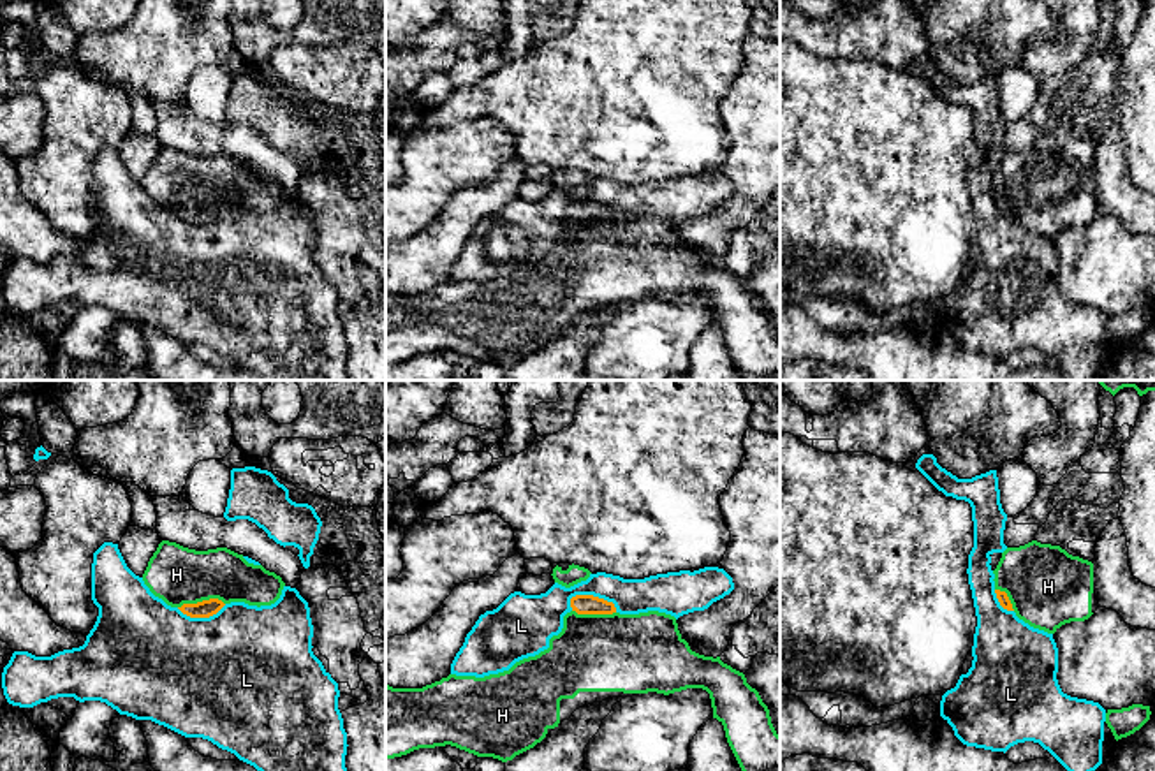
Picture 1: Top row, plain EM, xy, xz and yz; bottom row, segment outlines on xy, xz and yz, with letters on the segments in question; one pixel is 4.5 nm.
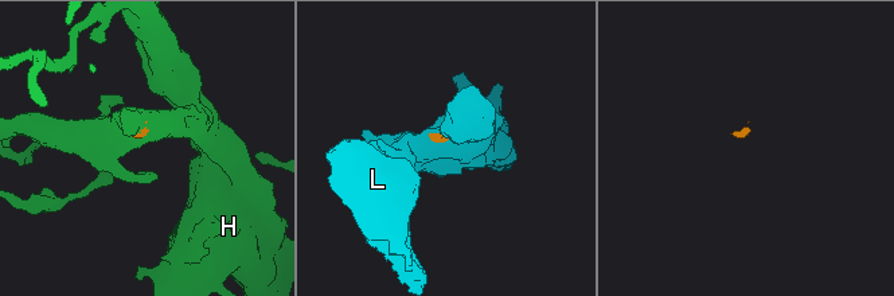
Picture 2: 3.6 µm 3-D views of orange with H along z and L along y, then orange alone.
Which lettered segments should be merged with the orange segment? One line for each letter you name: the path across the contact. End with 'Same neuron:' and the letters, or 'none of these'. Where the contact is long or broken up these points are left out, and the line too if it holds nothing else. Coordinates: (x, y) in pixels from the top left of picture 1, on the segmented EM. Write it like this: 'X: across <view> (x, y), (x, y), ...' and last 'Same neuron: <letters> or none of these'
H: across xy (206, 608), (203, 601), (176, 574)
Same neuron: H

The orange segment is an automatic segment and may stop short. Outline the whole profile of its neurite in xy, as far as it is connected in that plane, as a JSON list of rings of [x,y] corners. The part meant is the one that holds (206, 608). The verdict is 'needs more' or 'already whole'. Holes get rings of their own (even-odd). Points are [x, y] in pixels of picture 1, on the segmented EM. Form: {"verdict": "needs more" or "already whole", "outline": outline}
{"verdict": "needs more", "outline": [[[162,540],[143,574],[150,591],[190,618],[210,618],[225,604],[275,604],[285,583],[227,547],[195,551]]]}

